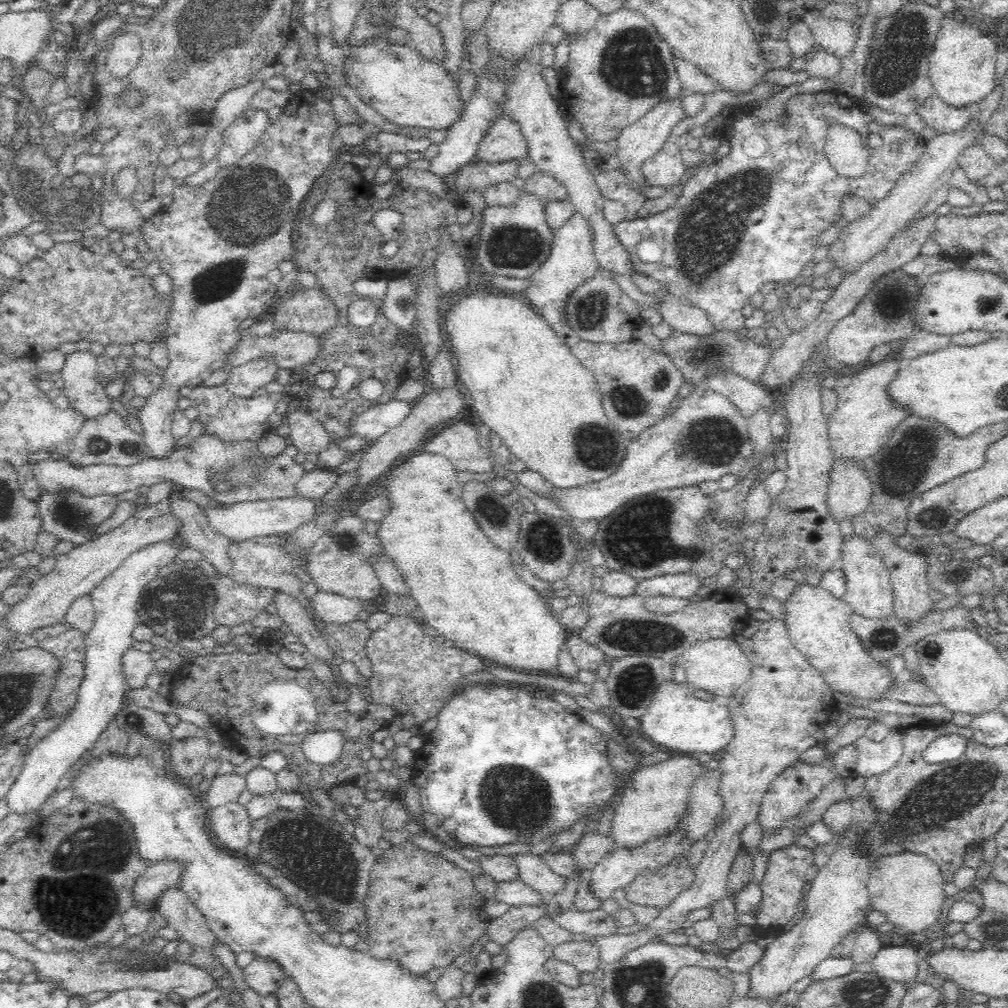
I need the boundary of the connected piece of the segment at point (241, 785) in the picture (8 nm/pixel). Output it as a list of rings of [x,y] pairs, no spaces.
[[[228,773],[216,775],[205,792],[205,804],[209,809],[238,800],[240,793],[247,788],[244,775]]]

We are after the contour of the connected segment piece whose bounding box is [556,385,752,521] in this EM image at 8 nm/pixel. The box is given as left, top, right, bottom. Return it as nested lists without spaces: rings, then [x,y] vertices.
[[[696,385],[688,396],[683,397],[680,405],[673,414],[665,415],[646,426],[636,437],[627,440],[624,448],[624,458],[613,468],[612,474],[606,474],[604,478],[593,479],[582,486],[558,489],[556,495],[560,497],[559,506],[571,516],[583,519],[600,520],[612,511],[616,506],[644,494],[657,492],[672,487],[698,486],[702,482],[711,480],[719,481],[722,476],[728,474],[737,475],[741,468],[752,456],[747,431],[747,420],[738,413],[738,409],[723,394],[712,390],[707,385]]]

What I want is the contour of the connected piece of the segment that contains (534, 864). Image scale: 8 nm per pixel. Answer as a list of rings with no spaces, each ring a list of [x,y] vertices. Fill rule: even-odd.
[[[523,852],[510,857],[516,863],[517,878],[534,892],[551,896],[563,890],[565,878],[552,873],[545,860],[538,855]]]

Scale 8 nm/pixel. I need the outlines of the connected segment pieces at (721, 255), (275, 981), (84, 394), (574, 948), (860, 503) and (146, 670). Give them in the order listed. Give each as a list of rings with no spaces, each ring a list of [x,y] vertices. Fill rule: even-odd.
[[[829,90],[812,94],[797,94],[784,102],[782,112],[776,120],[762,120],[750,112],[740,110],[730,116],[724,130],[722,143],[730,146],[730,152],[719,161],[700,165],[683,184],[684,190],[676,202],[648,218],[636,218],[627,222],[618,222],[613,227],[614,237],[626,249],[630,265],[635,271],[660,282],[663,290],[686,301],[688,305],[700,309],[708,317],[713,328],[740,330],[747,321],[742,308],[767,282],[785,284],[800,281],[800,272],[810,264],[814,251],[820,246],[820,236],[829,227],[835,226],[843,218],[844,201],[848,197],[862,197],[868,205],[876,205],[892,192],[895,184],[912,170],[920,152],[924,150],[925,139],[912,134],[900,124],[892,128],[882,128],[876,124],[871,114],[860,112],[851,97],[844,93],[832,94]],[[834,124],[843,124],[860,133],[867,145],[869,157],[862,176],[848,178],[840,176],[830,164],[823,151],[824,138],[828,128]],[[870,134],[878,134],[882,145],[869,147]],[[652,238],[662,248],[662,258],[654,264],[640,262],[636,256],[638,242]]]
[[[254,958],[248,966],[242,968],[242,972],[246,986],[260,994],[262,998],[274,994],[286,980],[278,965],[260,958]]]
[[[70,352],[65,355],[64,366],[61,369],[64,384],[62,394],[69,398],[71,406],[79,410],[86,420],[103,417],[112,410],[111,398],[105,392],[106,386],[97,383],[96,372],[97,362],[91,352]]]
[[[568,940],[550,946],[552,946],[553,956],[575,966],[580,973],[593,973],[596,967],[601,966],[598,945],[593,945],[588,940]]]
[[[861,463],[840,465],[827,486],[826,511],[836,524],[864,512],[871,498],[868,475]]]
[[[130,646],[121,658],[123,678],[128,689],[138,689],[146,686],[147,676],[154,669],[155,662],[149,653]]]

